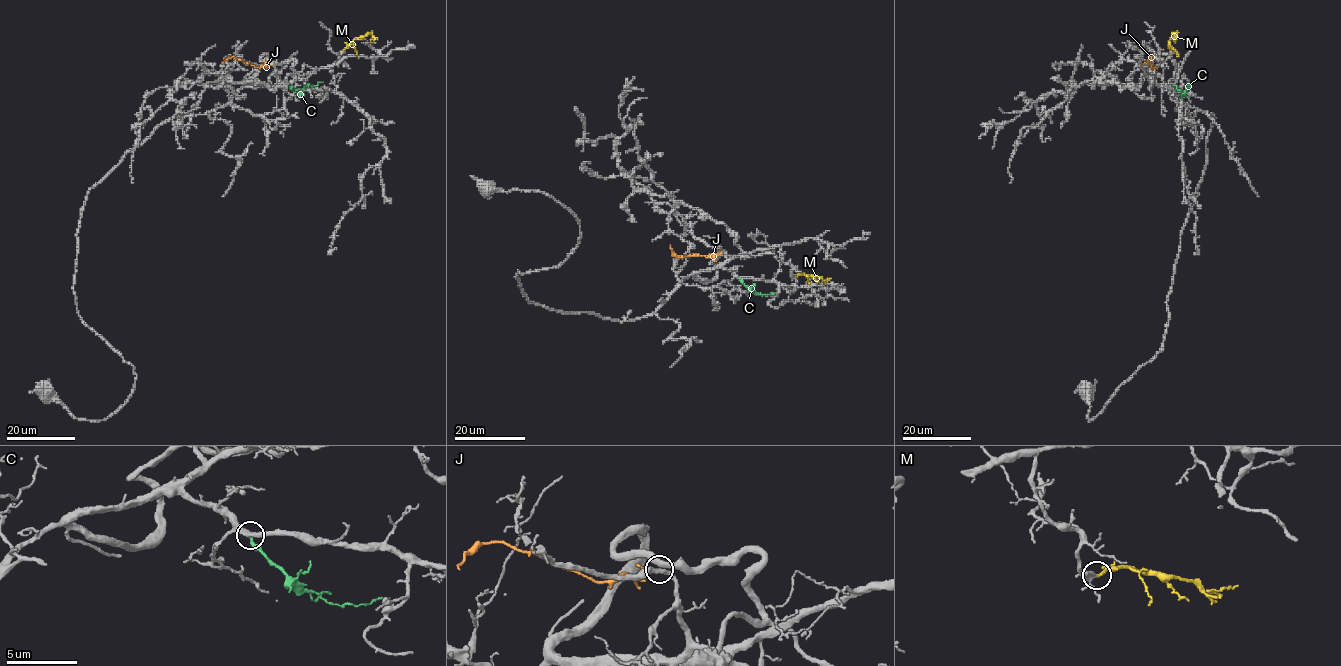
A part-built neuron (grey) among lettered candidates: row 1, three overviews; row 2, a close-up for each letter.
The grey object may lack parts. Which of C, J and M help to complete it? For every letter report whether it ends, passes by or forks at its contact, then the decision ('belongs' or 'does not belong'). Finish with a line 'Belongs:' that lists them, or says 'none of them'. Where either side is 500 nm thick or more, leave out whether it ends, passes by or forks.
C: it ends | does not belong
J: it ends | does not belong
M: it ends | belongs
Belongs: M

